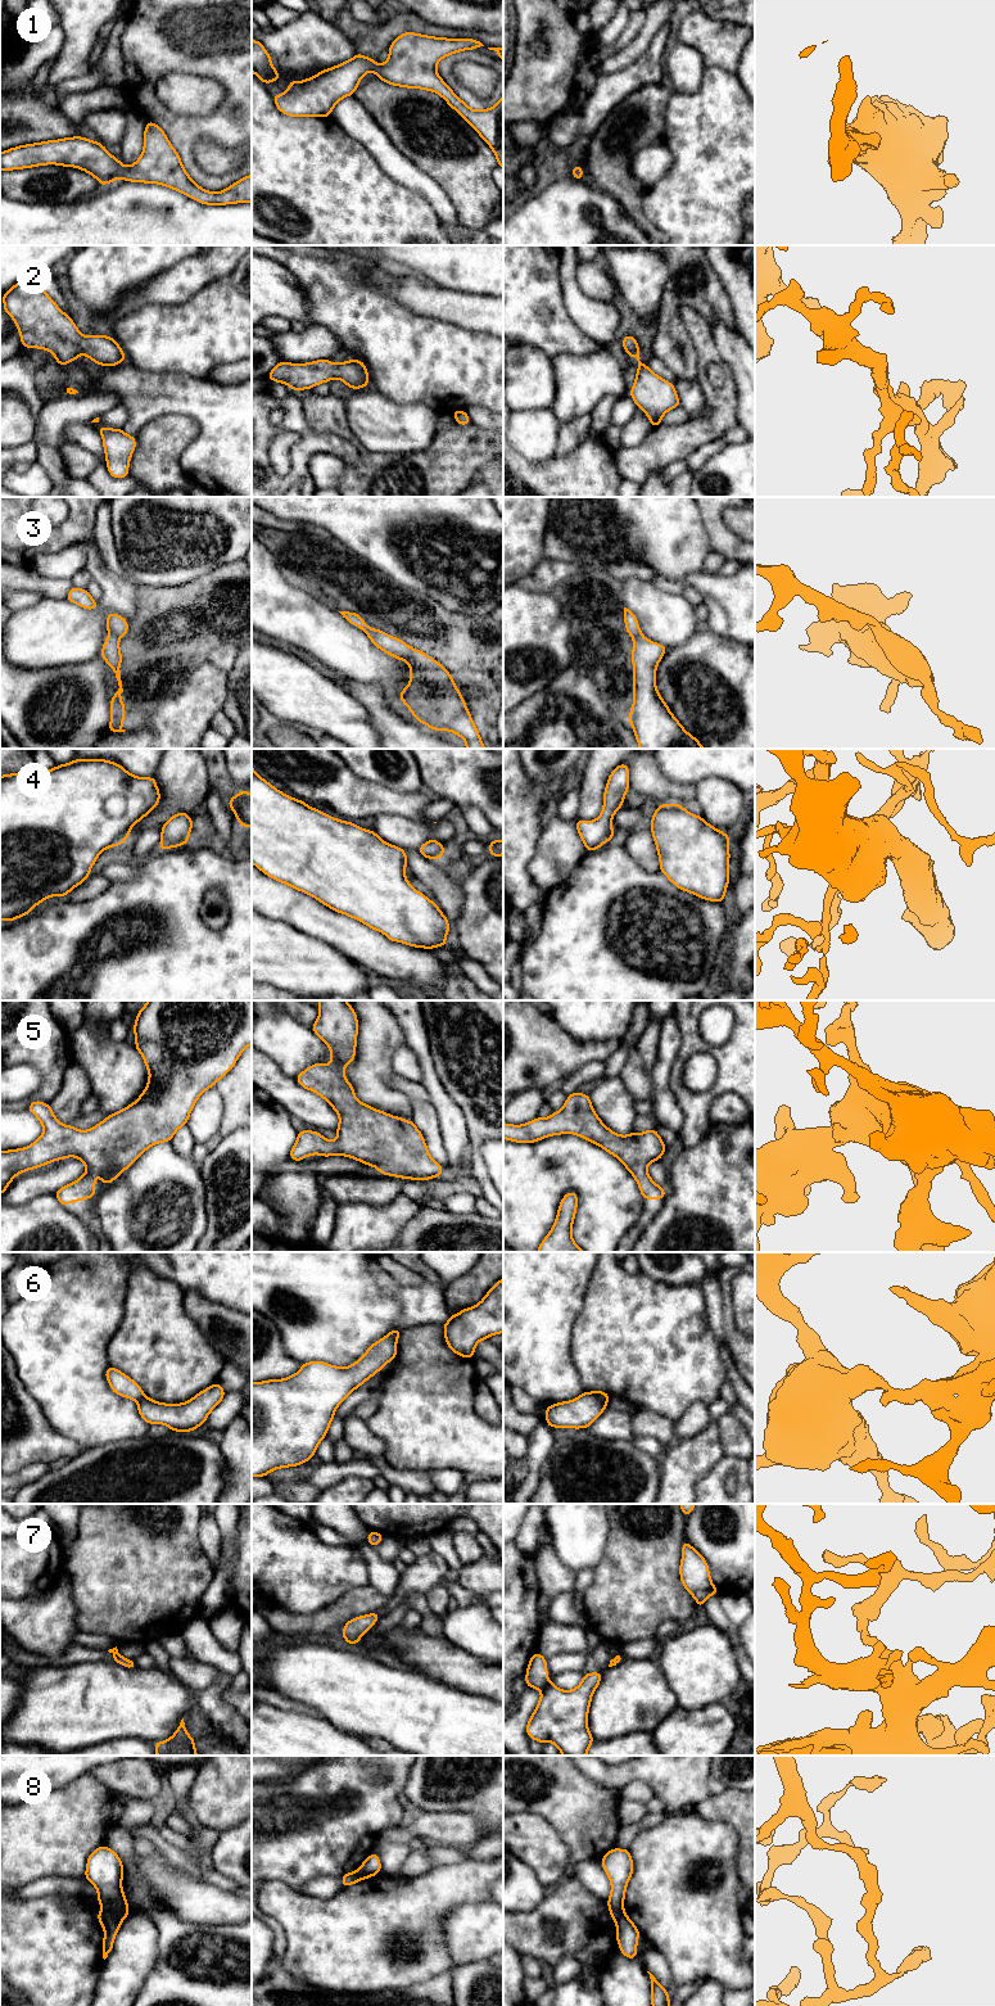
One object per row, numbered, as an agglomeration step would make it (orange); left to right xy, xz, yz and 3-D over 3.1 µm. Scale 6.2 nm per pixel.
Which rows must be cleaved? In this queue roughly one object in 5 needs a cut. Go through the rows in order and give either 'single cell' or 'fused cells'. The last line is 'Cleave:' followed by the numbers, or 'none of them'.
1: single cell
2: single cell
3: single cell
4: single cell
5: single cell
6: fused cells
7: single cell
8: fused cells
Cleave: 6, 8

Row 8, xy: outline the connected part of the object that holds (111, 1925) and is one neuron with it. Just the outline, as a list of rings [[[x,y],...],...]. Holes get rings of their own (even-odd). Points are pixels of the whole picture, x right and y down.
[[[101,1910],[96,1915],[104,1929],[104,1939],[103,1939],[103,1958],[105,1960],[108,1955],[112,1952],[114,1938],[121,1928],[119,1921],[117,1921],[109,1912]]]

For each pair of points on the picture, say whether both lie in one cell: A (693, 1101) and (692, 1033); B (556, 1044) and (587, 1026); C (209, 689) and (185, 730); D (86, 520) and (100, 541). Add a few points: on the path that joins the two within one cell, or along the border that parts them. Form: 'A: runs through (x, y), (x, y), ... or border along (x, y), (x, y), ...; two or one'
A: runs through (677, 1085), (677, 1066), (684, 1051); one
B: border along (551, 1013), (577, 1040), (601, 1042); two
C: runs through (199, 699), (185, 719); one
D: border along (98, 510), (93, 536); two

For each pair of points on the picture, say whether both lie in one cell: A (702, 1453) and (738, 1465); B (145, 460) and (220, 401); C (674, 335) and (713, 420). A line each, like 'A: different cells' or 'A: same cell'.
A: different cells
B: different cells
C: different cells

